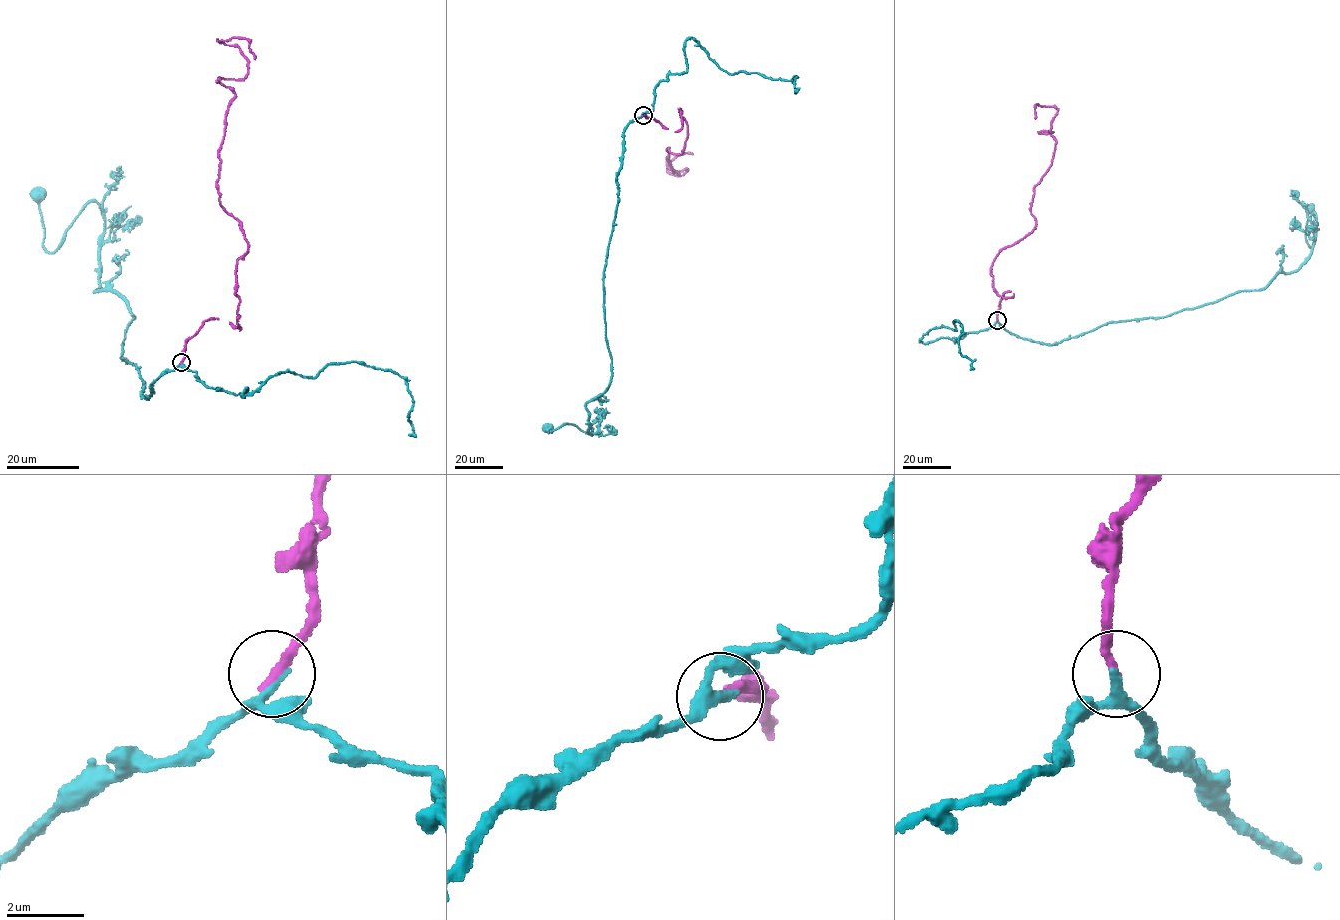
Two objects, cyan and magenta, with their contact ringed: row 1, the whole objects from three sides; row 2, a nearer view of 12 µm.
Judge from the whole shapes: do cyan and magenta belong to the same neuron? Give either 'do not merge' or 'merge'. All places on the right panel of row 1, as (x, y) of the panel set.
do not merge

